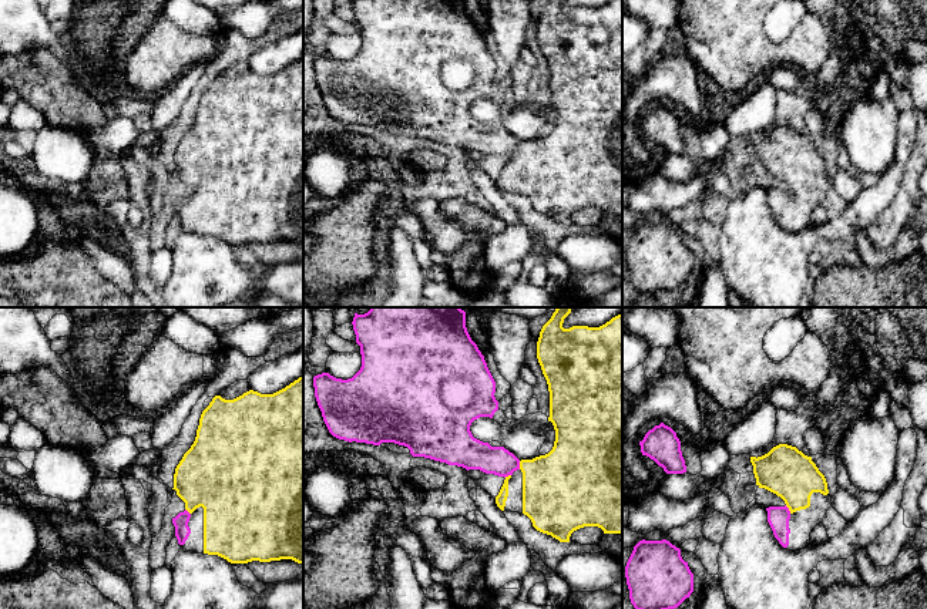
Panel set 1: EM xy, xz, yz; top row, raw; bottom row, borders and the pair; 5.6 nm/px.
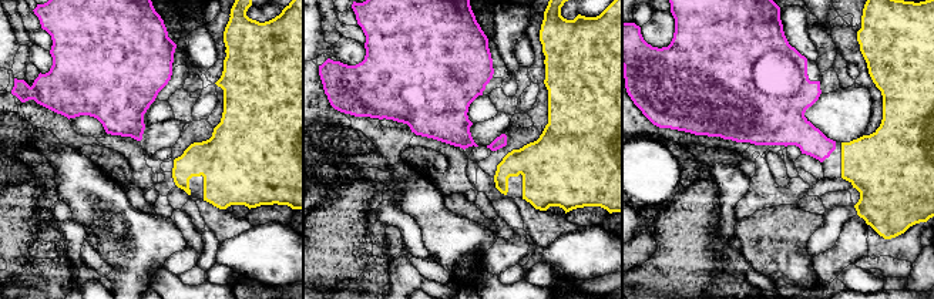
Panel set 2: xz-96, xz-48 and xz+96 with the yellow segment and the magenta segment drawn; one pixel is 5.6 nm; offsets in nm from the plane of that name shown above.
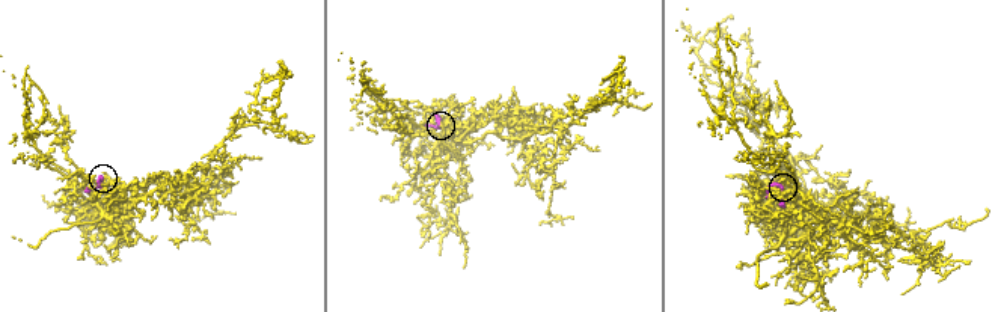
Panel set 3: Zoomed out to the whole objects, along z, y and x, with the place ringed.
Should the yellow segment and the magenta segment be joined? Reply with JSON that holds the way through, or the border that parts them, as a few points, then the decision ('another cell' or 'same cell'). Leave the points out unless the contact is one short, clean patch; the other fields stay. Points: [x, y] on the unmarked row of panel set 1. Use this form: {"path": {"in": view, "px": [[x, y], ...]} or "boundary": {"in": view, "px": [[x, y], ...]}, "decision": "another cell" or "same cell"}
{"path": {"in": "xz", "px": [[558, 168], [529, 148], [520, 147], [480, 137]]}, "decision": "same cell"}

